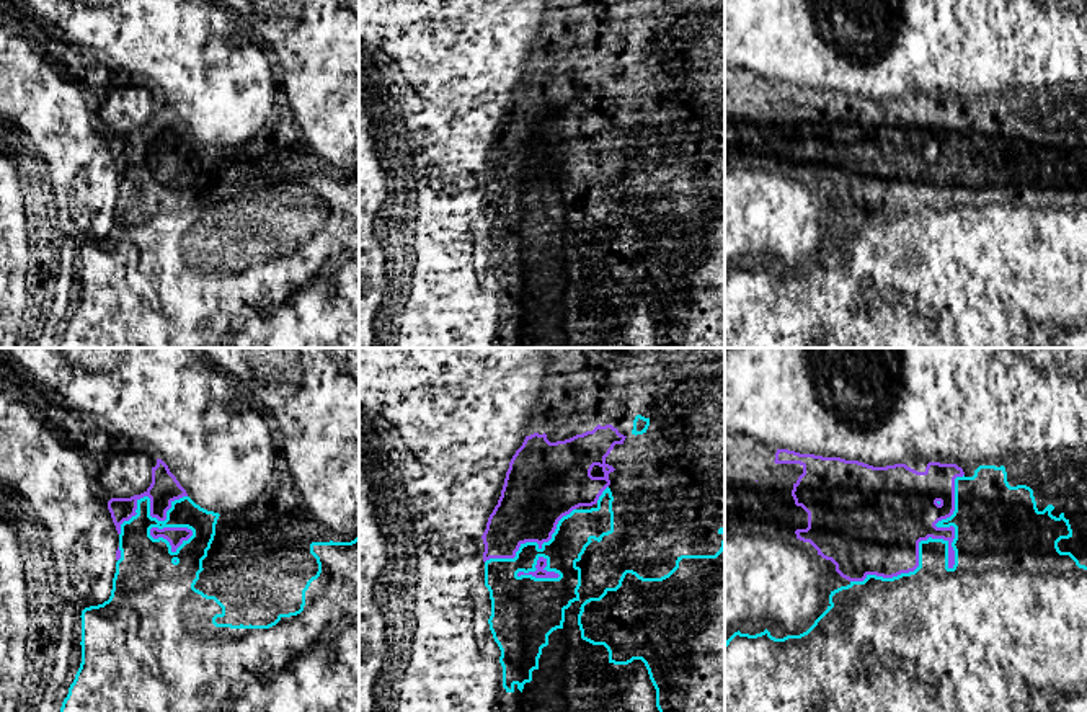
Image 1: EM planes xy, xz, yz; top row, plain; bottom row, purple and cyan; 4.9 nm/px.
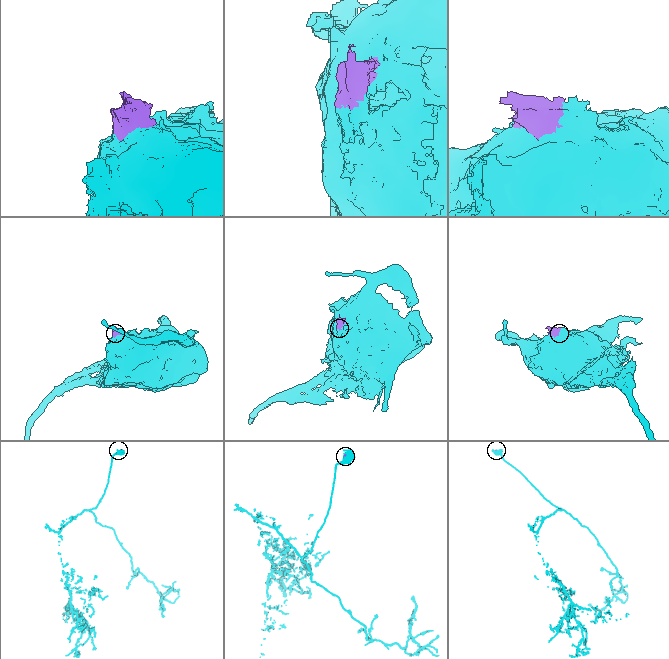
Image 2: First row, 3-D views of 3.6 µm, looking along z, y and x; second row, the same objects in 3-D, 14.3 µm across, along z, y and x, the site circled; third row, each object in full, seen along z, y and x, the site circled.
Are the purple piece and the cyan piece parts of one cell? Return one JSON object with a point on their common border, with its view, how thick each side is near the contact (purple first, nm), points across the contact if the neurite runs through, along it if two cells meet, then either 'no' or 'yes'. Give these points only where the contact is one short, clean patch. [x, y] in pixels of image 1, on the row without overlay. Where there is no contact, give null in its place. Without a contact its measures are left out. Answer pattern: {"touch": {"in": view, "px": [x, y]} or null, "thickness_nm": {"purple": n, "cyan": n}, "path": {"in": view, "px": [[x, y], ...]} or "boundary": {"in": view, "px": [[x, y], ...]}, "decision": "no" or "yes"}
{"touch": {"in": "yz", "px": [936, 172]}, "thickness_nm": {"purple": 400, "cyan": 320}, "decision": "no"}

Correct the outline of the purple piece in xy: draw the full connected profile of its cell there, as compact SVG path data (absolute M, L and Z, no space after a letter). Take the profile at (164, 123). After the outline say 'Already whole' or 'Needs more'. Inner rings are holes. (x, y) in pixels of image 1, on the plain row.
M157 93L157 100L152 101L152 118L144 127L131 132L111 132L108 136L118 168L121 168L121 158L137 149L137 136L144 131L150 132L150 150L165 155L171 137L188 131L188 127L170 106L168 100L162 93Z. Already whole

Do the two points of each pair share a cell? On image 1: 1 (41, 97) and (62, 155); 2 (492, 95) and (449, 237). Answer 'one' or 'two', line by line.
1: one
2: one

